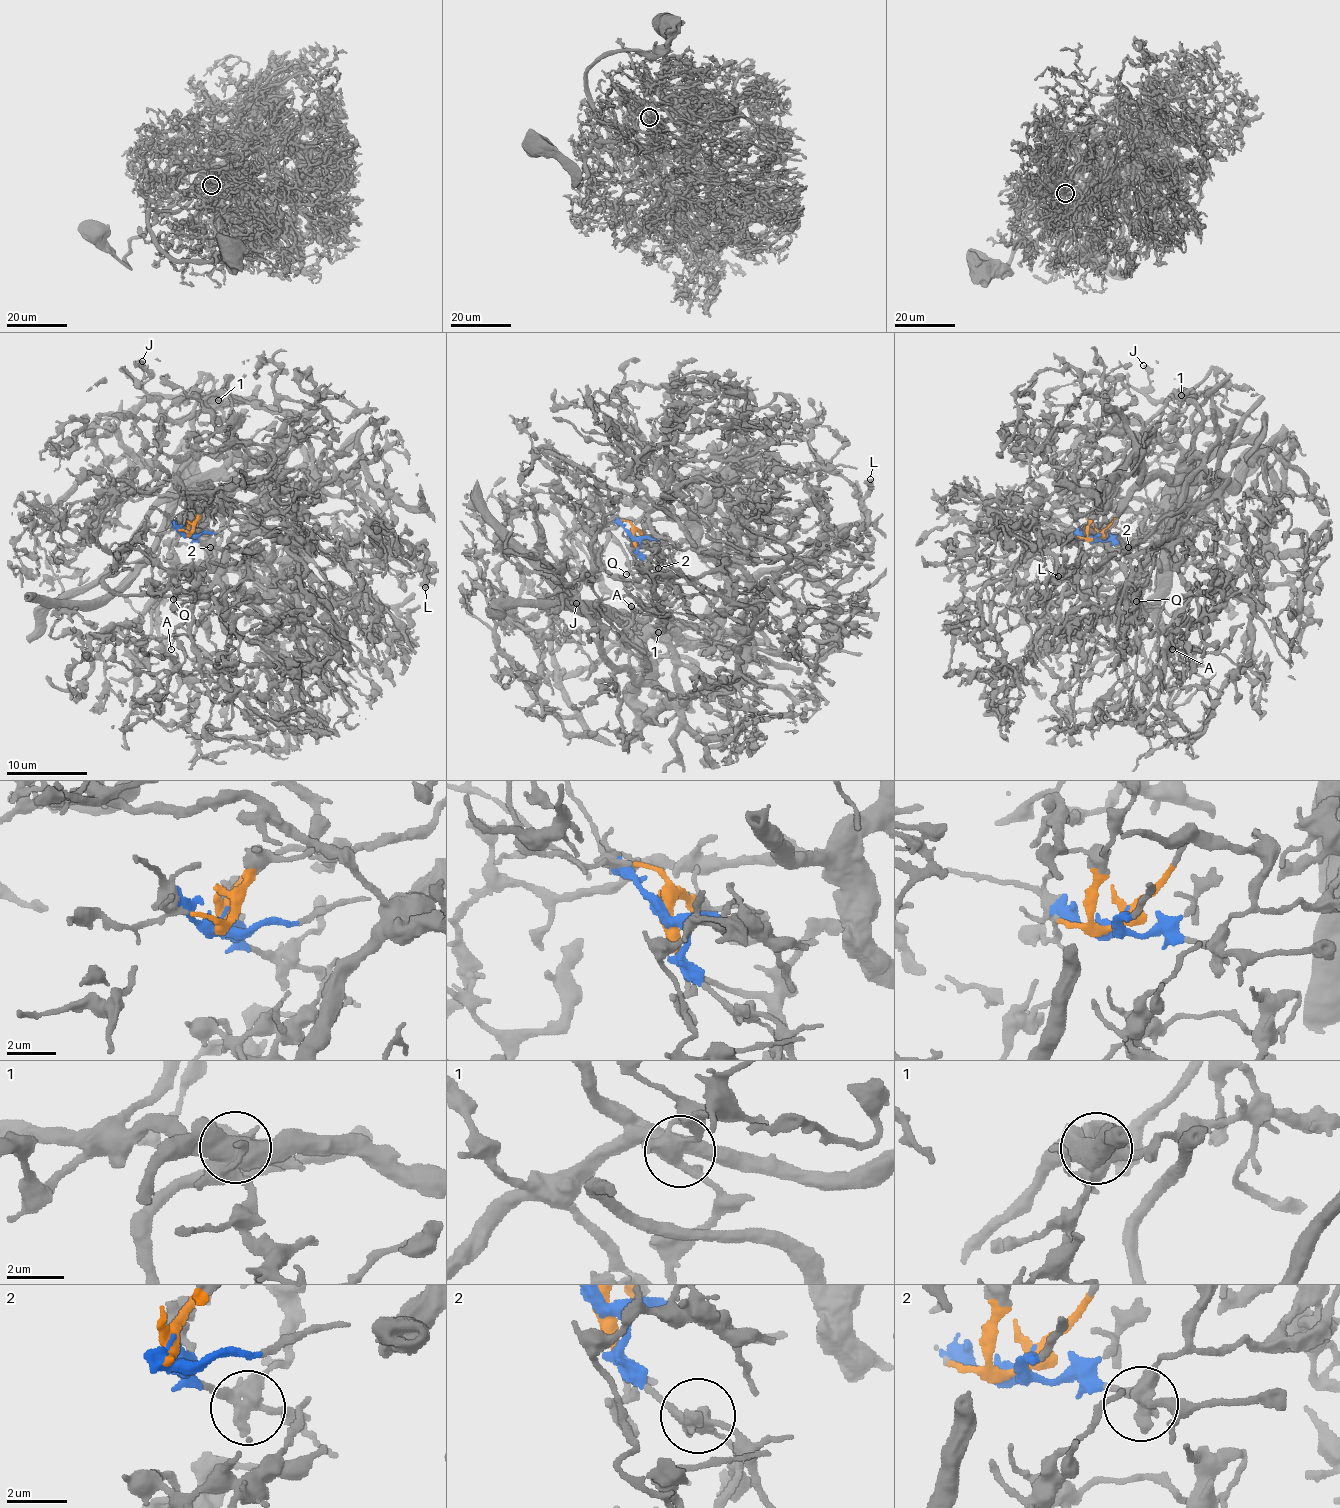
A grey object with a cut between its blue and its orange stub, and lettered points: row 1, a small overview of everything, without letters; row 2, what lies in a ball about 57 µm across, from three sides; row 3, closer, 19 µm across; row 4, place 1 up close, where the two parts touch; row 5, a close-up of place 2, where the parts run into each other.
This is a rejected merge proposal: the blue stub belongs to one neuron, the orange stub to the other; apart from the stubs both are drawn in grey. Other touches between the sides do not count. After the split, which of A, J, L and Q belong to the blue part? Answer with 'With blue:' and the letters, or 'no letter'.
With blue: Q

